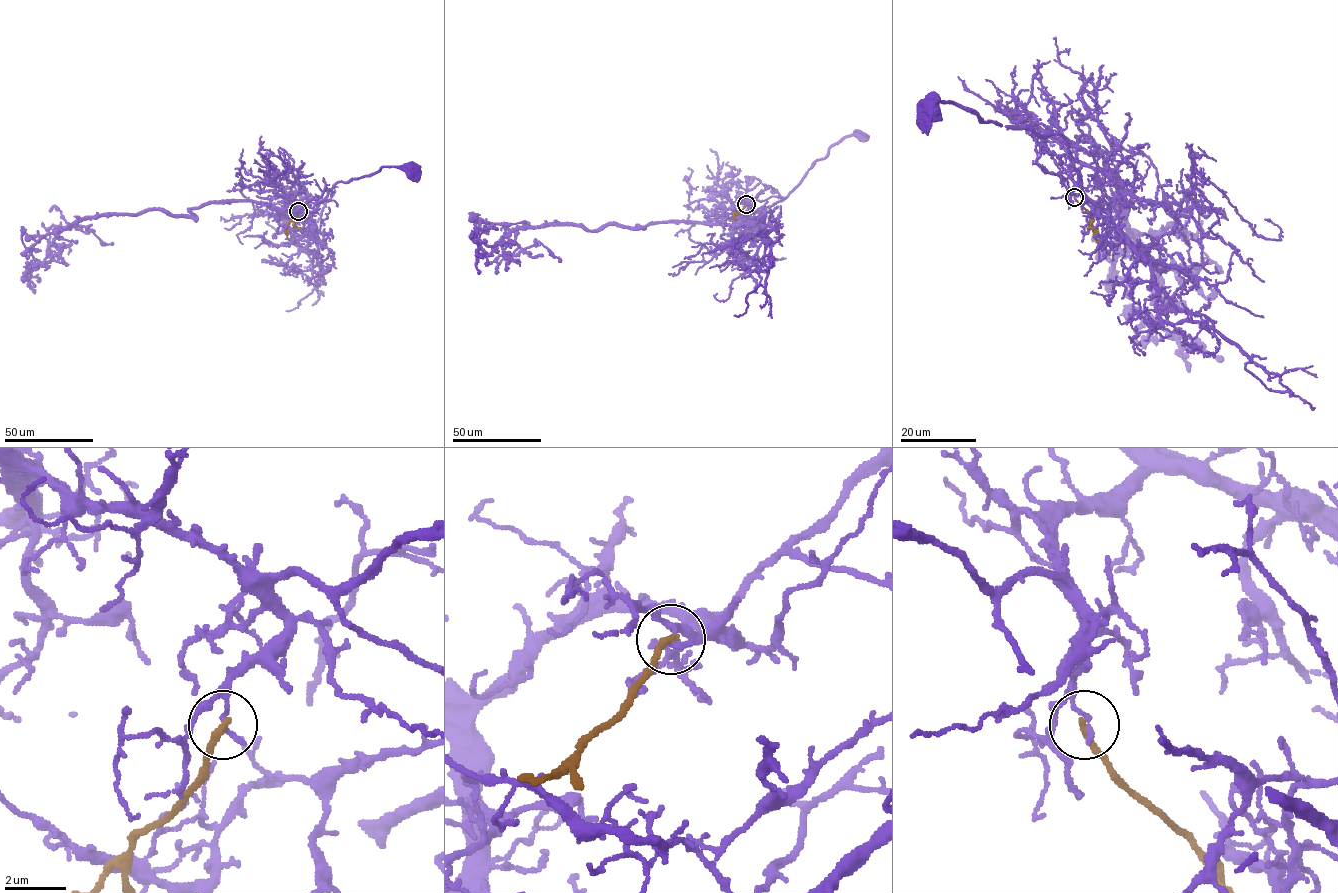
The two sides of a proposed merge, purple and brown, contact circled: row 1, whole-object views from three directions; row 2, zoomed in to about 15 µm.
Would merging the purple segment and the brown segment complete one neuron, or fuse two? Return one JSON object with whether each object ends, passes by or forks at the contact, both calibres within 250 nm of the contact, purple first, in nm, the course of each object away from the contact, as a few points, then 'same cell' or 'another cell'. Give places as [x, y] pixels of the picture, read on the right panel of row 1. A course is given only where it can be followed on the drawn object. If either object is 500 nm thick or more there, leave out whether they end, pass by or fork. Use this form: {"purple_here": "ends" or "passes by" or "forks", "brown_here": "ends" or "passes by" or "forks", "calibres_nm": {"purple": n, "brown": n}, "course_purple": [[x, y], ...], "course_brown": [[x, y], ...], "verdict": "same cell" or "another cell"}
{"purple_here": "ends", "brown_here": "ends", "calibres_nm": {"purple": 170, "brown": 240}, "course_purple": [[1075, 197], [1084, 166], [1119, 195], [1091, 200], [1062, 134], [952, 102], [925, 112]], "course_brown": [[1074, 197], [1091, 216], [1089, 222], [1095, 240], [1109, 255]], "verdict": "another cell"}

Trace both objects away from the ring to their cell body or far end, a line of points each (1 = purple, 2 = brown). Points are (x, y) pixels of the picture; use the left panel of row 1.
1: (298, 211), (302, 205), (287, 196), (309, 216), (337, 182), (367, 176), (384, 166), (406, 166), (412, 171)
2: (298, 211), (287, 224), (287, 238)

